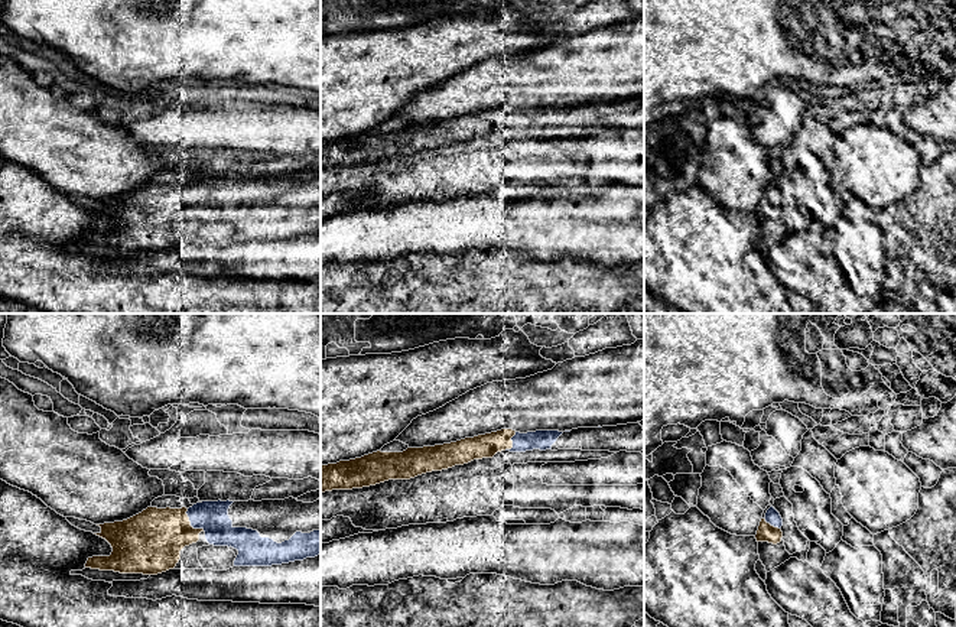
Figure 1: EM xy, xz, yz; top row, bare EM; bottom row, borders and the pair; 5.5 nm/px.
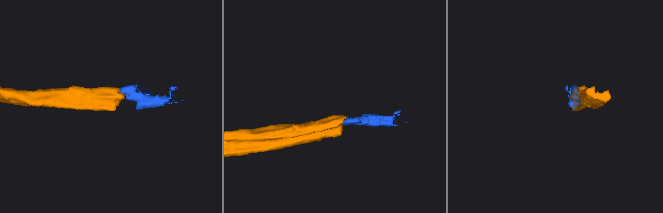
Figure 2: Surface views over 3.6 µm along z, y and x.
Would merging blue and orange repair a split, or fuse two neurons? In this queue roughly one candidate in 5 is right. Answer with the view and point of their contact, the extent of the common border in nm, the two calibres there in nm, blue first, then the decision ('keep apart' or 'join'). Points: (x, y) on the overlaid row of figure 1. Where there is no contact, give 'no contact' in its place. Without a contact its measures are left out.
meets blue in xy at (191, 523); contact 160 nm long; 180 nm thick on the blue side, 340 nm on the other; join

